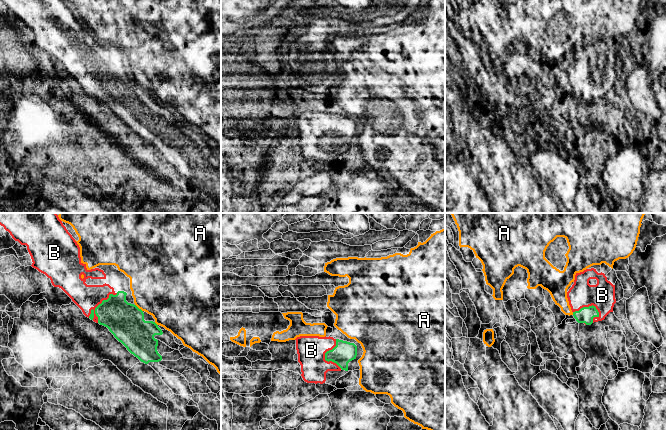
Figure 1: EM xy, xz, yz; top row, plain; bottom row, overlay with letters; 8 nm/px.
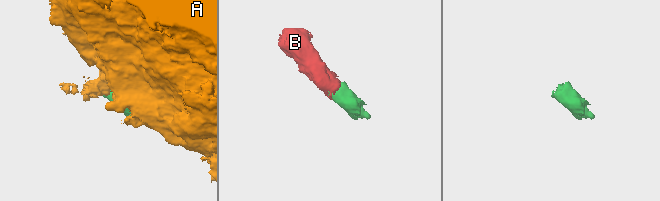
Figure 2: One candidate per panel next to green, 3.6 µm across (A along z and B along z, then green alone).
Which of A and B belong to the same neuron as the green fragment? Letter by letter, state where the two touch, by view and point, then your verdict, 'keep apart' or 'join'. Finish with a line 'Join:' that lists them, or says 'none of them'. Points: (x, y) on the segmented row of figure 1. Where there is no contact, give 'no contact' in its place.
A: xy (138, 308) | keep apart
B: xy (102, 302) | join
Join: B

